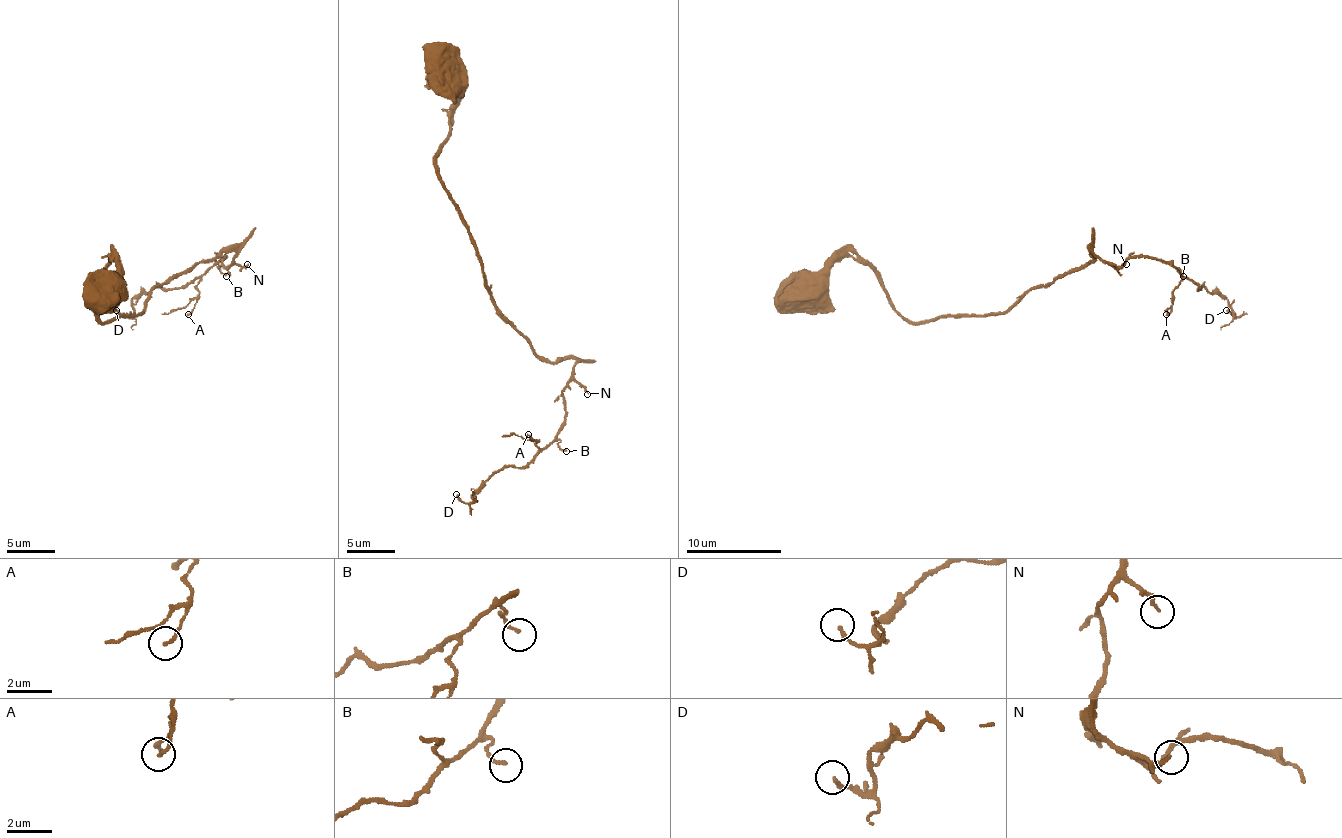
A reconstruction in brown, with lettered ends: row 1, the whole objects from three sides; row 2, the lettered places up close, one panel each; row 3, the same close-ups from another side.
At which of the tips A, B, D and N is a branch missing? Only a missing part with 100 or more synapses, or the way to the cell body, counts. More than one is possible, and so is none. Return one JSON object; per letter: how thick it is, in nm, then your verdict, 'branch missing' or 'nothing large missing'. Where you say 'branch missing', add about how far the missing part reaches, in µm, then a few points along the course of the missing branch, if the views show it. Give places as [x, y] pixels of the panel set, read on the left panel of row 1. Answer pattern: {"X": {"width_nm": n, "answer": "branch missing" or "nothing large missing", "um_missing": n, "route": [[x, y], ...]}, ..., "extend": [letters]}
{"A": {"width_nm": 140, "answer": "nothing large missing"}, "B": {"width_nm": 130, "answer": "nothing large missing"}, "D": {"width_nm": 170, "answer": "nothing large missing"}, "N": {"width_nm": 110, "answer": "nothing large missing"}, "extend": []}

